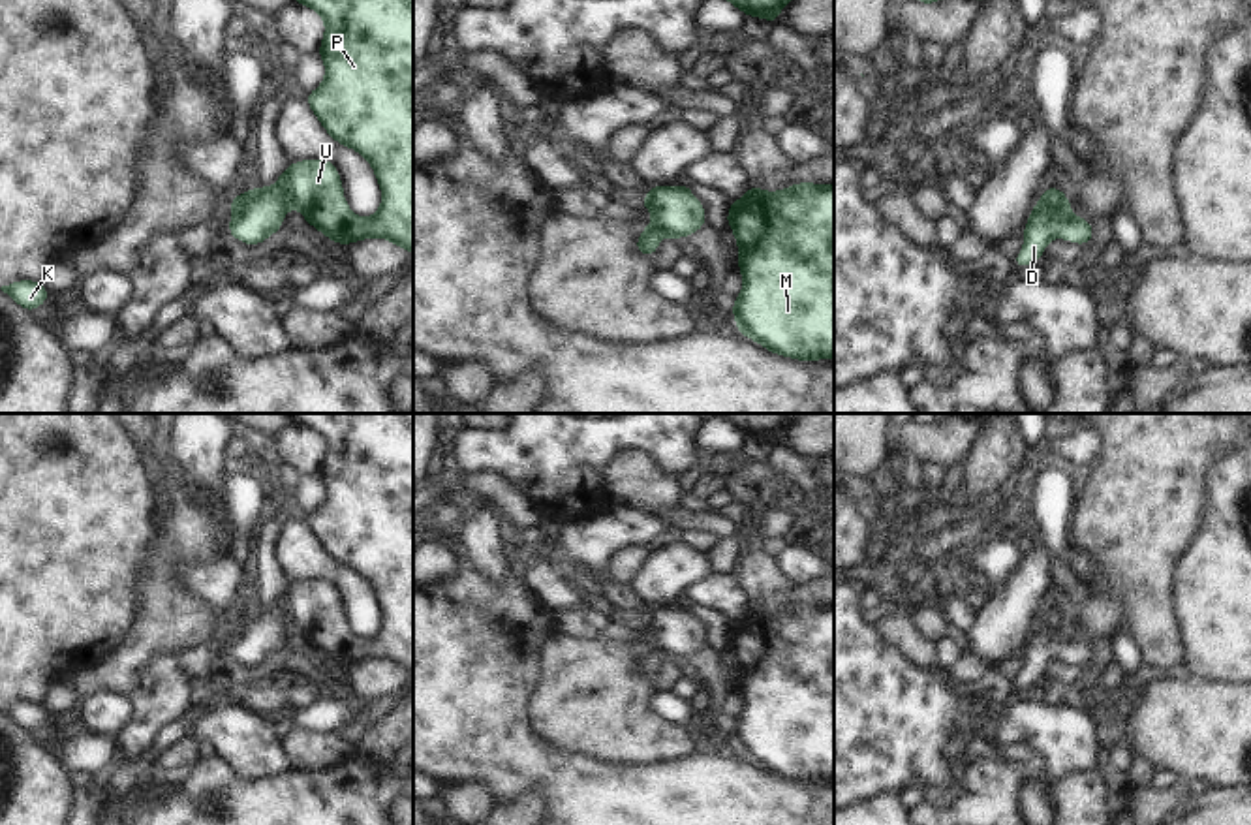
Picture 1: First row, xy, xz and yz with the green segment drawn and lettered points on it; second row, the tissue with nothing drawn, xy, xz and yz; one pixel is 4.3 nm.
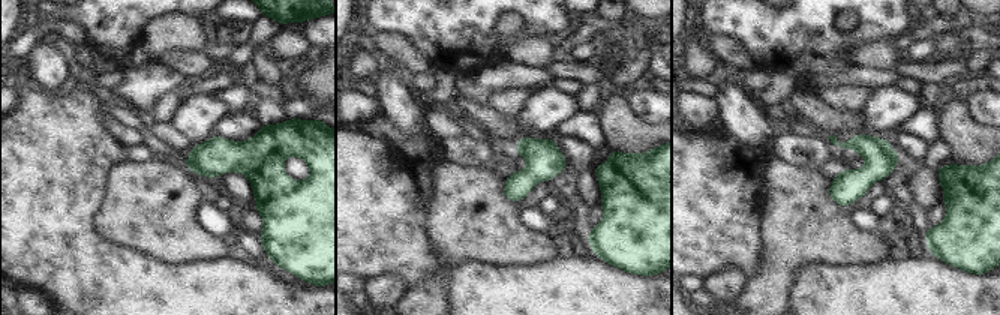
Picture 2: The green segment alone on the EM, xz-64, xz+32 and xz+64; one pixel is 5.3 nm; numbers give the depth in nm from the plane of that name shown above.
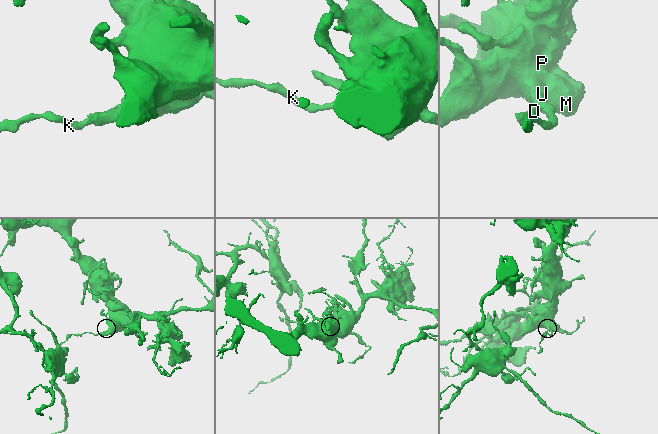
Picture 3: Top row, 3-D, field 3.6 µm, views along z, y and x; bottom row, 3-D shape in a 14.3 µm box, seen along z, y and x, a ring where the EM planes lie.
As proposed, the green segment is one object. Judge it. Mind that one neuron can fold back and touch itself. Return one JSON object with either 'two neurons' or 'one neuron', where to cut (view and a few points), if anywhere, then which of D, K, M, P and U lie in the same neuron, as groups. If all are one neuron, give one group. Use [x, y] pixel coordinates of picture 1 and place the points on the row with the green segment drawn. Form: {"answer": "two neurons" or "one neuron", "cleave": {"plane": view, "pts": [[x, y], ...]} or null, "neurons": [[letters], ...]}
{"answer": "one neuron", "cleave": null, "neurons": [["D", "K", "M", "P", "U"]]}

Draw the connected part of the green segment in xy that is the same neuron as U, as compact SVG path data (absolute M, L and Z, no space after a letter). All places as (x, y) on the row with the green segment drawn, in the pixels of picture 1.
M293 0L321 15L325 34L317 54L325 64L325 79L306 94L306 101L325 132L340 145L357 150L374 169L381 188L381 205L370 218L359 218L346 203L336 165L329 160L289 163L270 188L255 186L237 194L229 205L229 237L255 246L274 235L286 212L297 209L306 224L336 244L364 239L387 239L413 254L413 0Z

